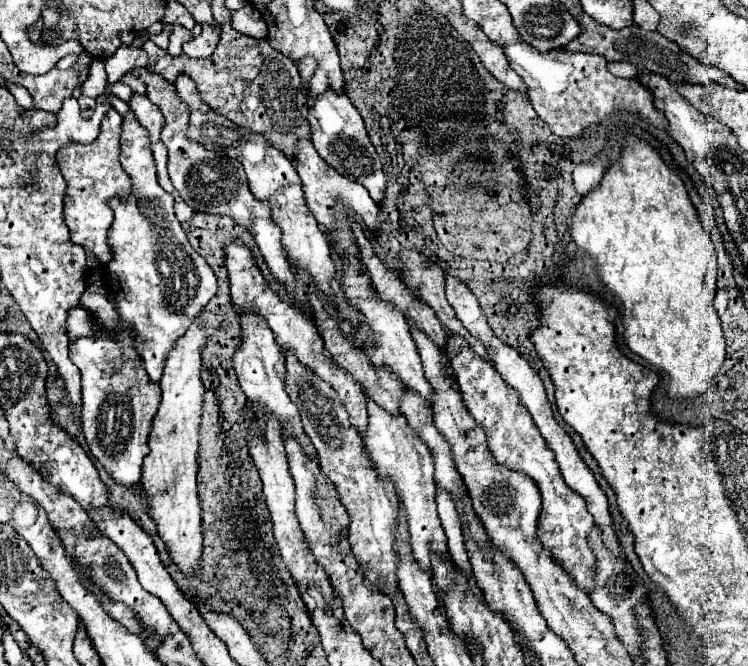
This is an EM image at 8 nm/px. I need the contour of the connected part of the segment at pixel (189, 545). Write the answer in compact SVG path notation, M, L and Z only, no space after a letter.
M189 327L185 335L177 339L177 345L165 359L161 377L161 405L153 417L149 433L149 455L143 459L141 487L145 491L147 515L155 521L159 537L167 545L171 561L185 577L199 575L199 559L203 553L201 533L201 507L197 497L197 451L199 451L199 419L203 413L205 387L201 383L201 351L209 337L203 327Z

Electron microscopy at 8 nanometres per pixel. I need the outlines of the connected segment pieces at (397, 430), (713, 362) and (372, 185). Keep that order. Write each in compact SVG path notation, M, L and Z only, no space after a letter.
M367 399L367 411L369 411L369 429L365 433L365 443L369 445L367 451L371 455L371 459L377 463L377 473L381 479L391 479L391 483L395 485L395 493L405 509L407 515L407 523L409 523L409 543L411 543L411 551L415 561L419 563L419 567L431 575L431 585L433 591L437 595L439 607L445 613L445 595L447 589L441 589L435 581L433 575L433 565L431 565L431 557L437 555L439 559L447 561L449 551L447 551L447 541L445 541L445 531L441 527L441 521L437 517L437 505L435 505L435 485L433 485L433 459L431 453L427 449L425 443L421 443L419 437L413 435L413 431L407 425L407 419L403 415L391 415L385 413L385 409L379 409L379 405L375 405L373 401Z
M635 137L627 139L627 145L625 145L621 157L605 173L599 189L587 193L583 197L583 201L577 205L575 215L573 215L571 237L577 243L577 247L583 249L595 261L595 271L597 271L601 283L613 293L613 297L617 297L621 301L621 305L623 305L623 325L625 325L623 339L625 339L625 345L629 347L629 351L633 351L635 355L639 355L641 359L645 359L653 367L659 367L661 371L667 373L669 385L665 389L665 395L669 399L673 399L673 401L689 401L689 399L705 395L707 389L709 389L709 385L711 385L711 379L717 375L717 371L719 371L719 367L723 365L723 359L725 359L723 331L721 331L721 325L719 325L719 315L717 315L715 305L713 305L713 301L715 301L715 267L717 267L717 255L715 255L715 247L713 247L707 231L701 225L699 213L693 207L693 203L691 203L691 199L689 199L687 191L685 191L683 181L663 163L663 159L659 157L659 153L651 145L647 145L645 141L639 141Z
M325 91L315 99L309 97L309 123L311 123L311 141L317 153L323 157L323 161L333 169L337 169L341 175L359 181L369 191L373 201L381 203L387 187L385 175L381 171L381 159L375 153L375 147L371 145L369 135L365 131L363 119L349 101L349 97L337 95L333 91Z

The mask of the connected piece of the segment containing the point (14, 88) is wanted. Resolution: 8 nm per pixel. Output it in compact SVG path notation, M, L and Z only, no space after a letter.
M3 83L3 87L7 87L11 91L11 95L15 97L15 103L23 109L35 109L33 105L33 97L29 97L29 91L25 91L21 85L13 85L13 83Z

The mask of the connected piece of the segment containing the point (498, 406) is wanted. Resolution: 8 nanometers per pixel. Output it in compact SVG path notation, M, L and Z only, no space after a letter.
M451 335L449 349L457 349L457 353L451 359L455 379L459 383L459 391L463 395L469 413L485 431L487 447L493 459L499 465L505 465L513 471L531 477L541 491L543 505L537 521L539 543L543 545L543 549L551 553L551 559L561 565L561 569L571 577L571 581L581 591L585 591L587 595L593 593L593 589L597 589L597 581L595 581L597 561L595 561L595 553L589 549L587 543L587 535L593 529L593 519L589 517L585 501L577 497L577 493L569 491L565 481L561 481L561 473L557 469L553 451L547 449L529 411L519 403L515 389L501 379L501 375L493 369L493 365L487 365L483 359L479 359L461 337Z

